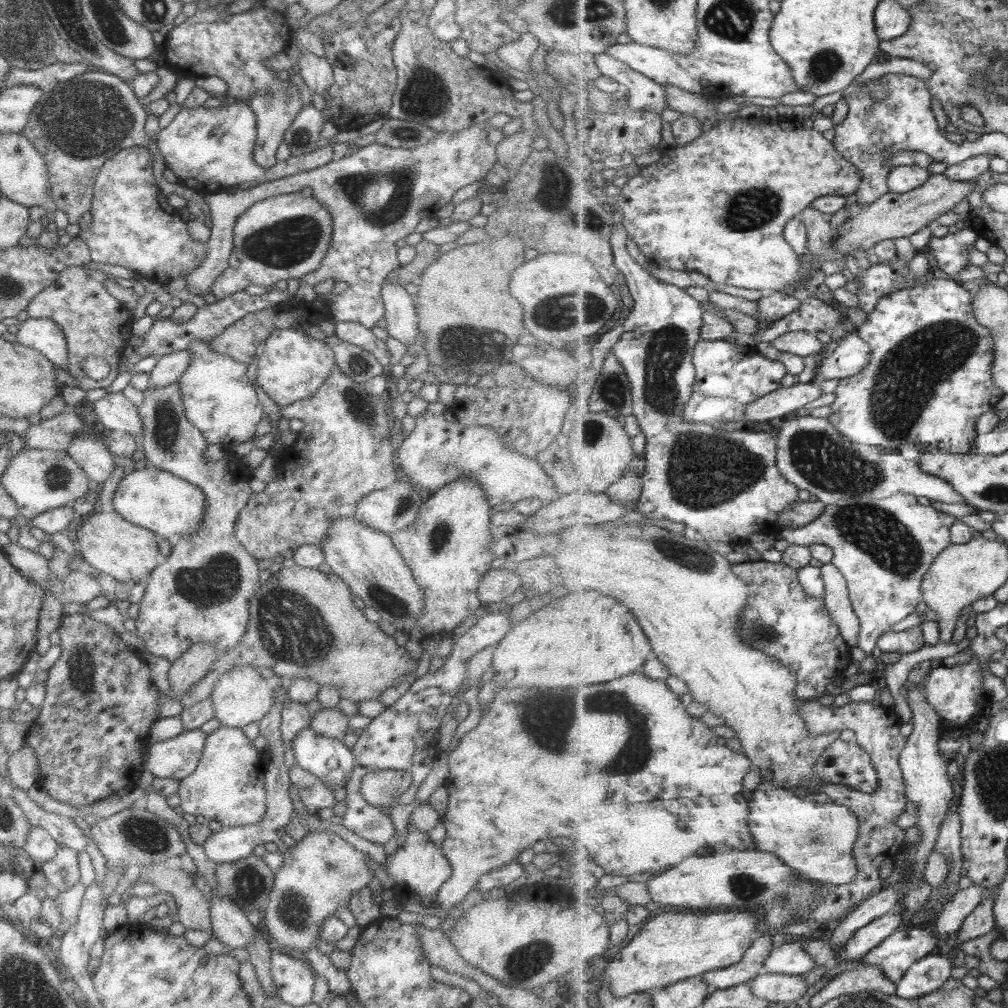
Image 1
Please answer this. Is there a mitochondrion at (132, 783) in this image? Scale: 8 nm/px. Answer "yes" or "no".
no

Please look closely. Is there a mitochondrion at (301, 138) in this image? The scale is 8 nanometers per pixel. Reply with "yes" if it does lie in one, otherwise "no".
yes

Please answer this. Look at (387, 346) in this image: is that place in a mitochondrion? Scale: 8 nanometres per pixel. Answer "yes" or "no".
no

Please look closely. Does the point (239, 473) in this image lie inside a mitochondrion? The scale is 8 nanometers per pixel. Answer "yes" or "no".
no

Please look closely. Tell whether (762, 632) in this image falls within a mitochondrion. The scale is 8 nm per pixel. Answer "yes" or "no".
yes

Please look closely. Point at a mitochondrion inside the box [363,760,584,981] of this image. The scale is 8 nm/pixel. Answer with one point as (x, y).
(526, 959)

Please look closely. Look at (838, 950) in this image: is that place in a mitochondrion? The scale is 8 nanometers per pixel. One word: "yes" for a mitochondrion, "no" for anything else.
no

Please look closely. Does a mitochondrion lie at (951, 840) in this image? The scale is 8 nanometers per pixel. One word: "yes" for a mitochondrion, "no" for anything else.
no

